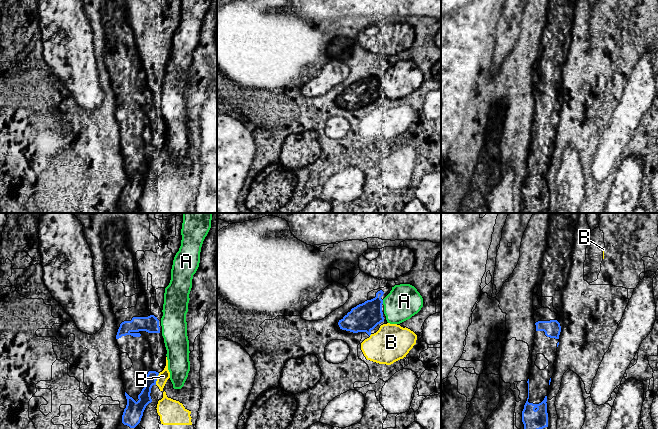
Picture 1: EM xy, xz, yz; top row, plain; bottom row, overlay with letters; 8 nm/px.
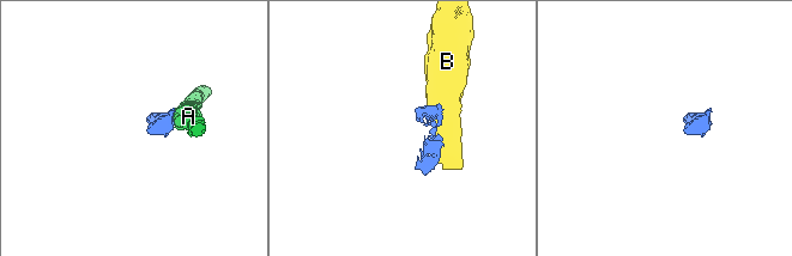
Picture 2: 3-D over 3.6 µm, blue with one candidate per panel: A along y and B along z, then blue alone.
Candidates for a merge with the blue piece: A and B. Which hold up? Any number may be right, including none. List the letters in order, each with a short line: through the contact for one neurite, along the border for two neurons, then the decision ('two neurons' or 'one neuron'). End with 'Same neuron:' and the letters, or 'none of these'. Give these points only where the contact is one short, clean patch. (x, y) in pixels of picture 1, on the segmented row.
A: two neurons
B: two neurons
Same neuron: none of these

